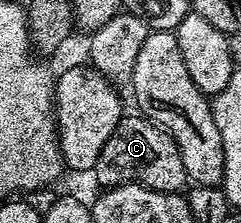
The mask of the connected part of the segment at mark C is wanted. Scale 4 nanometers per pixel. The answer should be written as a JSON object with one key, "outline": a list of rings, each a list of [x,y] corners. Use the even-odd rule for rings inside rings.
{"outline":[[[139,113],[125,114],[114,133],[110,133],[106,145],[100,150],[95,175],[101,183],[99,186],[104,189],[123,183],[140,183],[155,191],[180,193],[185,190],[184,183],[189,182],[186,165],[182,165],[182,153],[178,153],[178,145],[172,136]]]}

